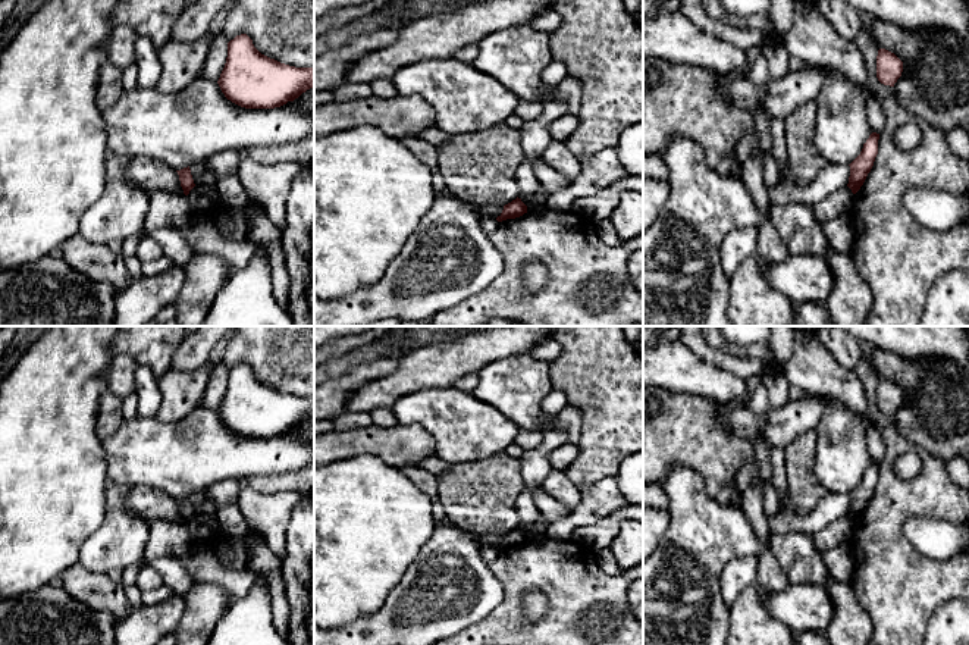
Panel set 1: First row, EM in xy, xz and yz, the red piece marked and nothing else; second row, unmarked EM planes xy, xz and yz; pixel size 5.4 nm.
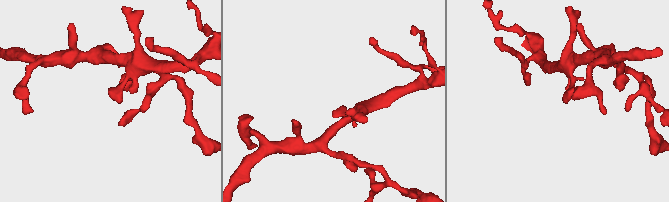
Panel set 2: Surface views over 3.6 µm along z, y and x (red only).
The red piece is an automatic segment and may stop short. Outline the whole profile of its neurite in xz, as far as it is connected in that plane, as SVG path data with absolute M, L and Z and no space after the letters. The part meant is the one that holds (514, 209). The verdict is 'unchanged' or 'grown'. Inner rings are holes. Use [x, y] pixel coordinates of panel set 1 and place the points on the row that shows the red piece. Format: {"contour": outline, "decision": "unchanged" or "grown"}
{"contour": "M515 198L511 203L504 206L502 213L496 217L498 222L507 219L515 219L527 213L527 206L521 201L521 198Z", "decision": "unchanged"}

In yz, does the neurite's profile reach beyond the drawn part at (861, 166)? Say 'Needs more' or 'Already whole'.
Already whole

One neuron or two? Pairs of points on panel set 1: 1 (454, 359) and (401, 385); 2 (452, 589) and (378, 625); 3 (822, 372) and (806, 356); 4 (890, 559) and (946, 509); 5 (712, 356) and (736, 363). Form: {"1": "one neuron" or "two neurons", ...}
{"1": "one neuron", "2": "one neuron", "3": "one neuron", "4": "one neuron", "5": "one neuron"}

